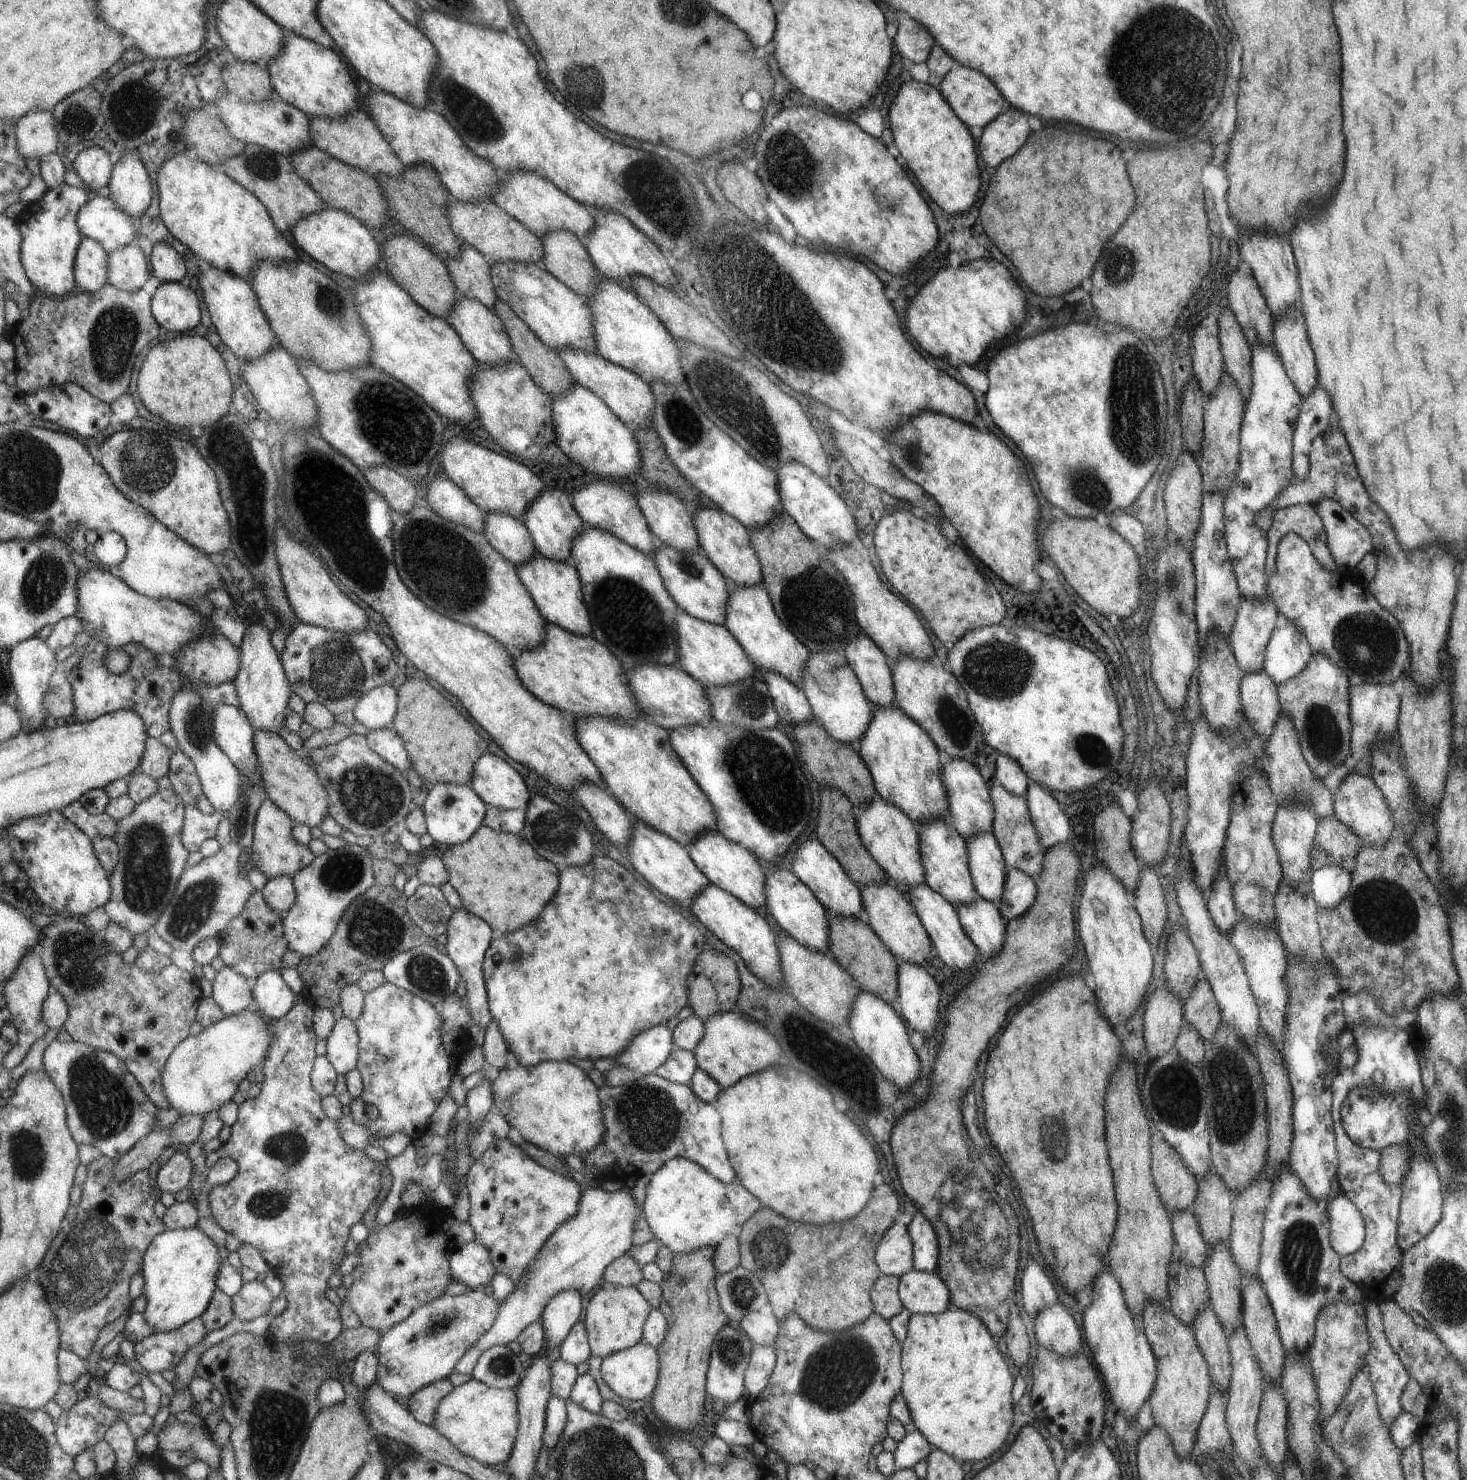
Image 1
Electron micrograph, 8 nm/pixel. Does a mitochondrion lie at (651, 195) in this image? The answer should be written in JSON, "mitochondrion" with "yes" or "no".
{"mitochondrion":"yes"}

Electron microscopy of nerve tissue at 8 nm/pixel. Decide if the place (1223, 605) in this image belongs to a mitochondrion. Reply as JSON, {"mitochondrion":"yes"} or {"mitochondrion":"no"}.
{"mitochondrion":"yes"}

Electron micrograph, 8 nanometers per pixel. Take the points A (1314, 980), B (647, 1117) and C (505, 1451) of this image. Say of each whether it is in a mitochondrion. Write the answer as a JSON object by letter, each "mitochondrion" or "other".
{"A":"mitochondrion","B":"mitochondrion","C":"other"}

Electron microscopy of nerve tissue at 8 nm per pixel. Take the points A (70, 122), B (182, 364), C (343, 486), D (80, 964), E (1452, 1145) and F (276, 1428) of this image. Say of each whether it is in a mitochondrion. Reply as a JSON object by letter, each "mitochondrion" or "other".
{"A":"mitochondrion","B":"other","C":"mitochondrion","D":"mitochondrion","E":"mitochondrion","F":"mitochondrion"}

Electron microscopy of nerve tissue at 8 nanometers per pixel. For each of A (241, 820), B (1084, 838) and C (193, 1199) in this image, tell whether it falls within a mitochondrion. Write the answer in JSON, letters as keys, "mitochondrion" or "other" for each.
{"A":"mitochondrion","B":"other","C":"other"}

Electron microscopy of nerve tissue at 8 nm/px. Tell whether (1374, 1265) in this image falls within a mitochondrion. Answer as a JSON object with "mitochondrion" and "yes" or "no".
{"mitochondrion":"no"}

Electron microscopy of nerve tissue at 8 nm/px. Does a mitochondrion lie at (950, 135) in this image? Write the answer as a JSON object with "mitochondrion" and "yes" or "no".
{"mitochondrion":"no"}

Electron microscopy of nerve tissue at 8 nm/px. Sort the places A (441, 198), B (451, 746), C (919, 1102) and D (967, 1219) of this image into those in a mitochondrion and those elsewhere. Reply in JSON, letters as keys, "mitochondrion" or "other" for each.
{"A":"other","B":"other","C":"other","D":"mitochondrion"}

